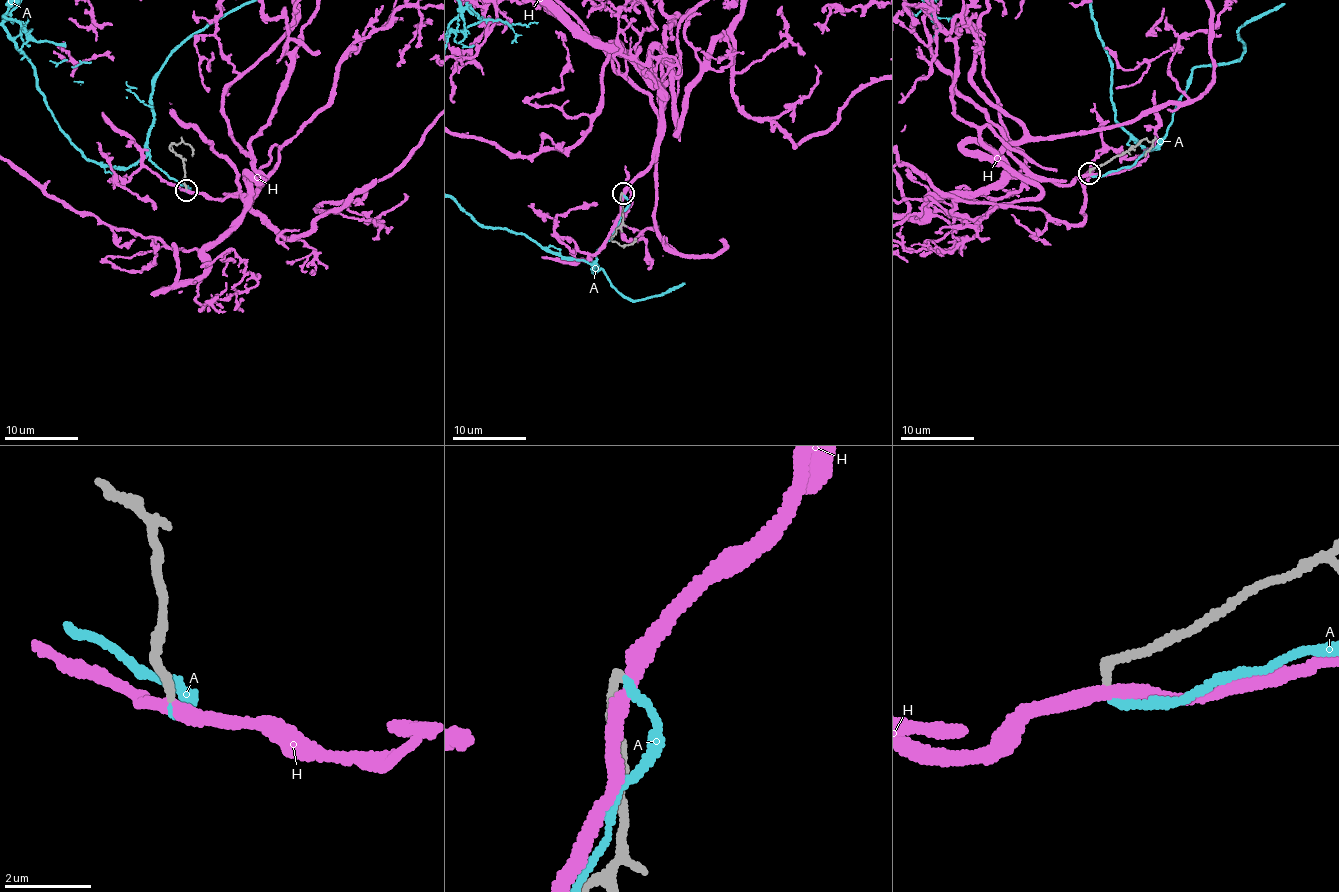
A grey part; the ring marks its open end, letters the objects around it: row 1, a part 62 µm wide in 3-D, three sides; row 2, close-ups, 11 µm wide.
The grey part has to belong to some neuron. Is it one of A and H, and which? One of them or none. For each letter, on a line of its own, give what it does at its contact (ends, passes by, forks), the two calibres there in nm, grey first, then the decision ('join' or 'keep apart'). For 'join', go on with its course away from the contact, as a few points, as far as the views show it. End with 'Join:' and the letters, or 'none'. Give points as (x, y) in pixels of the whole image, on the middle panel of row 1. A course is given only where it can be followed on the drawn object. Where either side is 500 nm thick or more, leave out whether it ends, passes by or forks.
A: it ends there; 220 nm thick on the grey side, 180 nm on the other; join
H: it passes by; 220 nm thick on the grey side, 320 nm on the other; keep apart
Join: A

